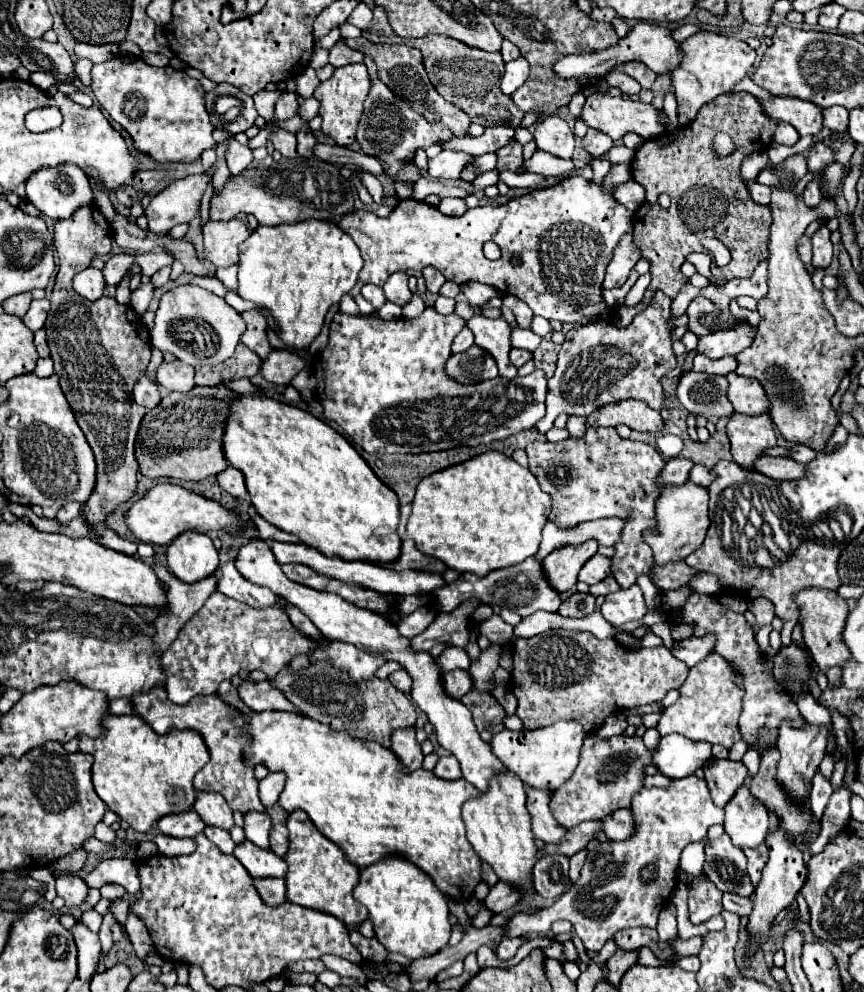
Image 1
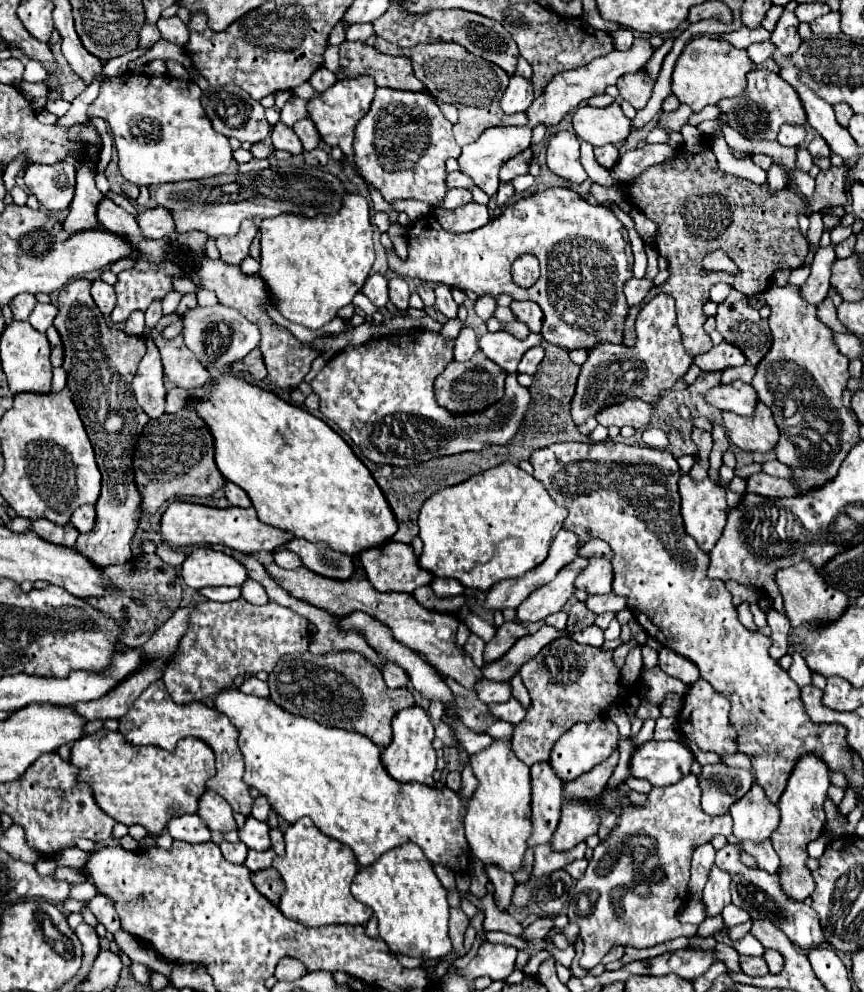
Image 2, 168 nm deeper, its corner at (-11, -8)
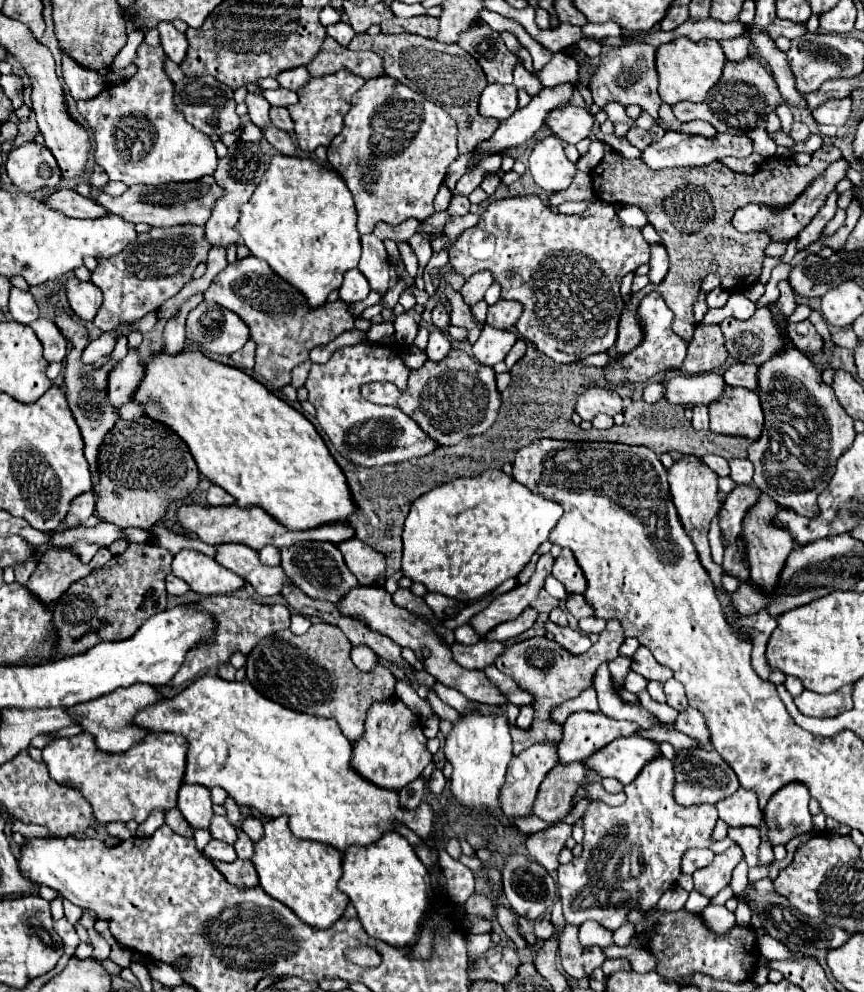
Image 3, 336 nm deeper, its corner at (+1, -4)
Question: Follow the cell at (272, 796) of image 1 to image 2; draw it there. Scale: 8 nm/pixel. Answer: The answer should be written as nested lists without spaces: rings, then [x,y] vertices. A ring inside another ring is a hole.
[[[263,795],[255,799],[255,807],[253,807],[253,817],[255,817],[255,819],[265,821],[265,819],[269,817],[269,813],[271,813],[271,811],[273,811],[273,807],[271,807],[269,799],[265,799]]]

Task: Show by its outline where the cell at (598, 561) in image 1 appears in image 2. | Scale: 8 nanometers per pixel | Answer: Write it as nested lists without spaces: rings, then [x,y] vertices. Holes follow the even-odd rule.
[[[591,557],[587,569],[579,575],[575,585],[577,585],[577,589],[587,591],[589,595],[611,593],[613,591],[613,567],[611,567],[611,563],[605,559]]]

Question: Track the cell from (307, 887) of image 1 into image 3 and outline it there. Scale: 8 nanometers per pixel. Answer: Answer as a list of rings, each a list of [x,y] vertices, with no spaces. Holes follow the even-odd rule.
[[[287,815],[269,819],[265,823],[265,835],[253,843],[253,847],[255,855],[251,857],[251,863],[255,865],[259,883],[267,895],[287,903],[299,919],[317,929],[327,929],[343,917],[349,899],[337,889],[337,881],[341,877],[341,853],[335,847],[295,837],[287,827]]]

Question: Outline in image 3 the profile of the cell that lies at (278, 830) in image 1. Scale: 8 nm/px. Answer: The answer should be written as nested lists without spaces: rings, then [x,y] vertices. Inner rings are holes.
[[[247,817],[241,829],[251,837],[251,841],[259,841],[263,837],[263,821],[257,817]]]

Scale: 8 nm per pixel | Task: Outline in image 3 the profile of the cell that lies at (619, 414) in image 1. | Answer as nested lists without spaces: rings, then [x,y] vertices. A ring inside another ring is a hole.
[[[589,385],[575,403],[575,411],[581,415],[581,419],[591,421],[597,413],[605,413],[605,415],[617,415],[621,413],[623,401],[621,397],[607,387],[599,387],[599,385]]]

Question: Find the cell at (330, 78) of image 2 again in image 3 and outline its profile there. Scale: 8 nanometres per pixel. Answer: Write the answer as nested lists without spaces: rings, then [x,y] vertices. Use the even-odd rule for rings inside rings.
[[[297,67],[297,69],[289,69],[289,71],[279,73],[279,77],[275,77],[275,79],[277,79],[277,83],[281,87],[297,91],[297,89],[301,89],[309,81],[309,73],[307,73],[305,67]]]

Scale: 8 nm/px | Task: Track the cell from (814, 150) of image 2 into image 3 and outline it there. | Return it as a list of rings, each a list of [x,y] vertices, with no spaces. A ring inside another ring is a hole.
[[[793,121],[791,131],[789,131],[789,137],[791,137],[795,143],[805,141],[809,135],[811,135],[811,133],[809,133],[809,127],[807,127],[805,123],[801,123],[801,121]]]

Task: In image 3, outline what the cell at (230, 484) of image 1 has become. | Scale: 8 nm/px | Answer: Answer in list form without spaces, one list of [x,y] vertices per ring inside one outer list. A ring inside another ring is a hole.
[[[211,485],[207,491],[207,503],[209,505],[233,505],[235,499],[227,491],[223,491],[221,487]]]

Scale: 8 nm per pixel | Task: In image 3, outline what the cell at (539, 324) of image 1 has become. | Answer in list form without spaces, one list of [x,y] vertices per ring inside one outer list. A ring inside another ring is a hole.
[[[485,325],[477,343],[473,345],[473,355],[481,365],[493,367],[495,363],[505,359],[505,355],[515,345],[515,341],[517,341],[517,335],[513,331],[501,331]]]

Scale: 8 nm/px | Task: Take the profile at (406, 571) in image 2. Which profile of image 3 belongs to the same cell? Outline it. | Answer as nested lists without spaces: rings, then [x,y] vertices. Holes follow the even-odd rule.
[[[357,537],[347,539],[337,547],[343,553],[345,565],[359,579],[361,585],[373,585],[379,577],[383,577],[383,571],[385,571],[383,555],[379,555],[377,551],[371,551],[371,547],[367,547]]]

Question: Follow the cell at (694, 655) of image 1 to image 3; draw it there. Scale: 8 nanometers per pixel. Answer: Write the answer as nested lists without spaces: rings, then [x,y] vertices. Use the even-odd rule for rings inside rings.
[[[639,647],[633,657],[631,657],[631,671],[639,673],[641,677],[645,677],[647,681],[661,681],[665,683],[667,679],[671,679],[671,671],[667,671],[667,667],[659,665],[655,661],[655,657],[651,655],[651,651],[647,647]]]

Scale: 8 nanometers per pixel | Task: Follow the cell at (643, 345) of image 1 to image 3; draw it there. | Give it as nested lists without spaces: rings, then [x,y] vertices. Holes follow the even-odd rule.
[[[655,291],[649,293],[641,301],[637,313],[639,313],[641,325],[645,329],[645,337],[643,337],[643,341],[641,341],[641,345],[637,349],[625,353],[623,359],[613,361],[611,365],[605,367],[605,375],[607,375],[607,379],[611,383],[623,383],[623,381],[637,383],[637,381],[647,381],[647,379],[651,379],[657,373],[665,373],[671,367],[679,367],[683,363],[683,359],[685,359],[687,343],[685,343],[685,339],[681,339],[679,335],[675,335],[671,331],[671,319],[673,319],[673,315],[667,309],[667,305],[663,303],[663,299],[661,299],[659,293],[655,293]]]

